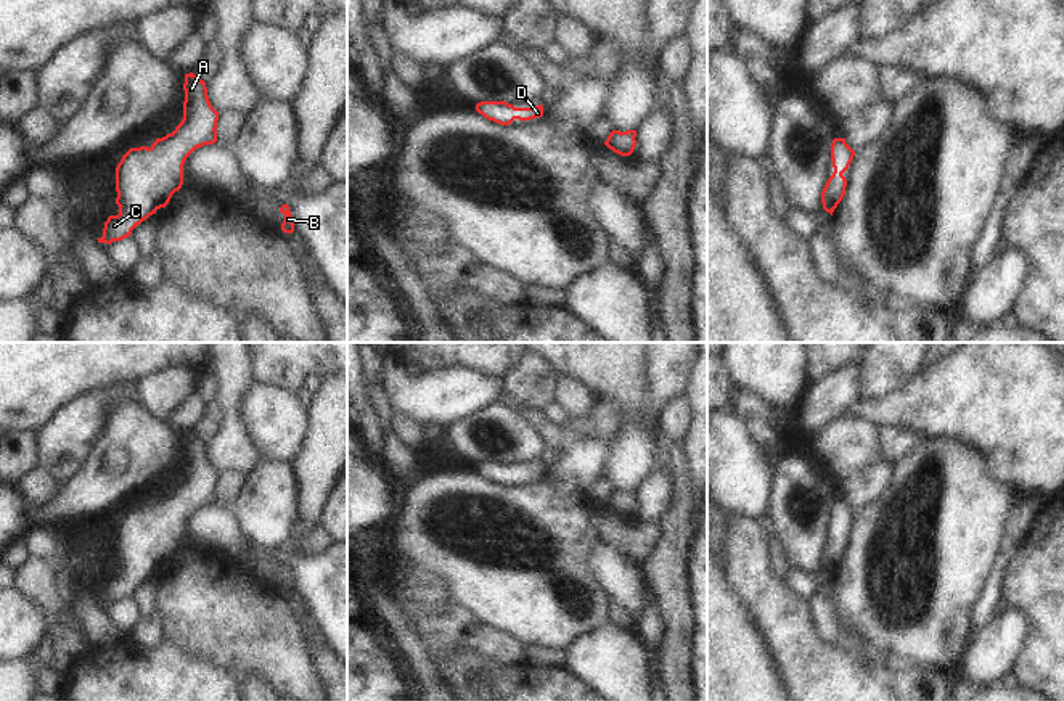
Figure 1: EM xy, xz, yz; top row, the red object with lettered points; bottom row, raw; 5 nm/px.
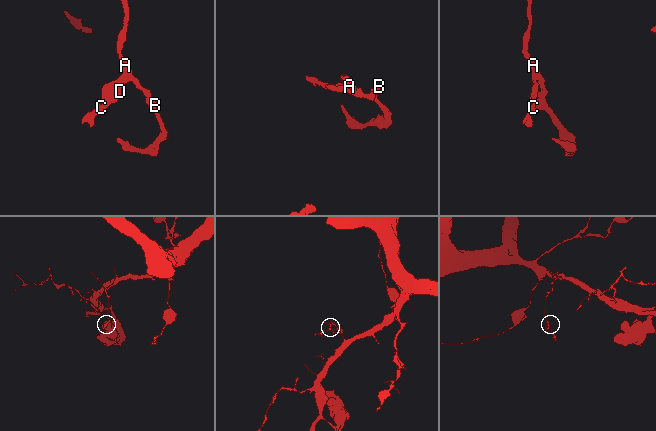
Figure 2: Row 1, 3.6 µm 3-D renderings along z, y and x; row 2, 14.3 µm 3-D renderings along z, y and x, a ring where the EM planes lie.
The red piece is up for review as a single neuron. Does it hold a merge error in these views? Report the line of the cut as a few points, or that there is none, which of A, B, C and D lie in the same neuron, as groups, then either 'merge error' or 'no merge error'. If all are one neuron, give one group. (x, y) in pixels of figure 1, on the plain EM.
no cut; A B C D; no merge error

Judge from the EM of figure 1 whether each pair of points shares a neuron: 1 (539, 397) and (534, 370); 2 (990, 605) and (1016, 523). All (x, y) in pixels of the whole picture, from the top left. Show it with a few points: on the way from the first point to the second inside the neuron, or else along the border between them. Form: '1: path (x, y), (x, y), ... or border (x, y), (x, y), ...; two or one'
1: path (539, 391), (534, 385), (534, 377); one
2: path (994, 584), (1008, 544); one

